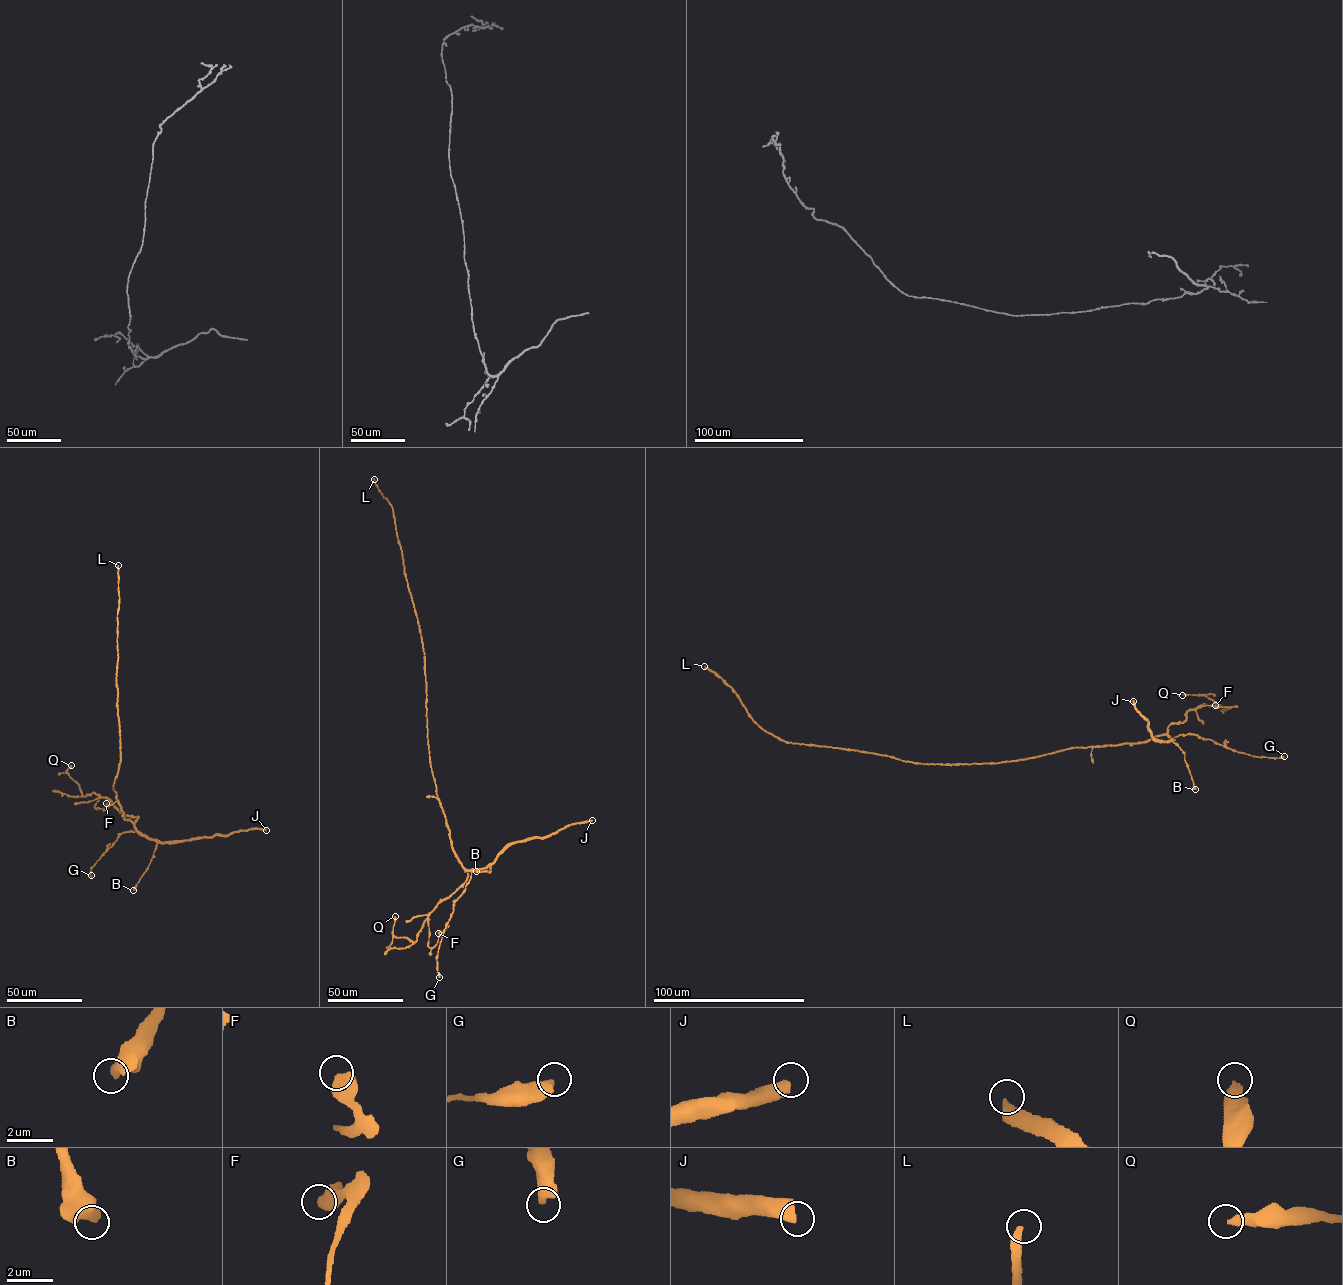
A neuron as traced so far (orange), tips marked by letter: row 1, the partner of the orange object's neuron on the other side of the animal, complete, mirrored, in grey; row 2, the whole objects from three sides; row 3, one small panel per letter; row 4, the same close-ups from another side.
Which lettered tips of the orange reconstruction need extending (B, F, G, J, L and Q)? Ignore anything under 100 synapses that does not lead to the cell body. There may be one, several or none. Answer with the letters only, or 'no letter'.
L

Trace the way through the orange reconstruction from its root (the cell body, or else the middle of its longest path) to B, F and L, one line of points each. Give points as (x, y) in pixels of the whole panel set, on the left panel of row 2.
B: (116, 777), (113, 789), (123, 819), (128, 819), (138, 831), (157, 842), (148, 868), (133, 890)
F: (116, 777), (113, 789), (123, 819), (133, 823), (138, 817), (98, 795), (94, 807), (104, 808), (106, 803)
L: (116, 777), (121, 758), (116, 676), (118, 565)

